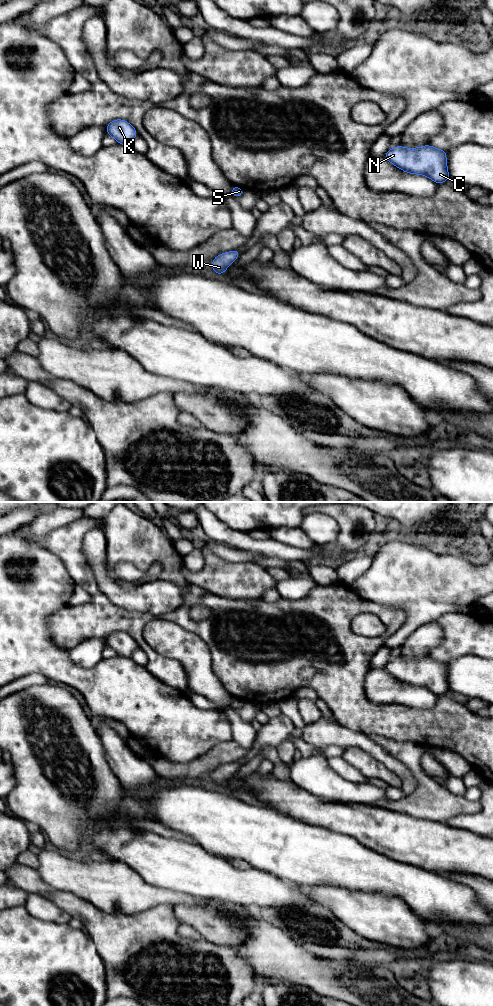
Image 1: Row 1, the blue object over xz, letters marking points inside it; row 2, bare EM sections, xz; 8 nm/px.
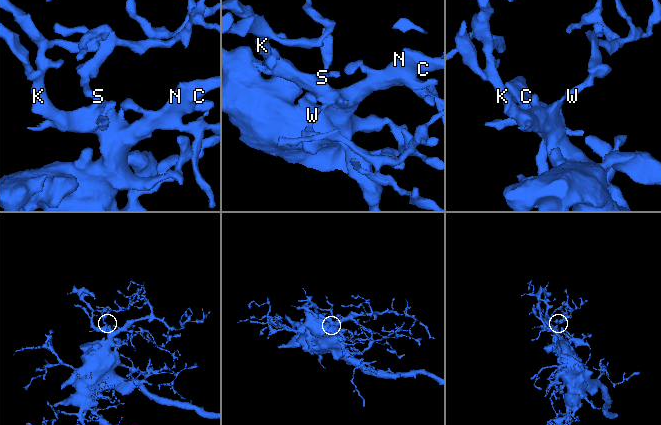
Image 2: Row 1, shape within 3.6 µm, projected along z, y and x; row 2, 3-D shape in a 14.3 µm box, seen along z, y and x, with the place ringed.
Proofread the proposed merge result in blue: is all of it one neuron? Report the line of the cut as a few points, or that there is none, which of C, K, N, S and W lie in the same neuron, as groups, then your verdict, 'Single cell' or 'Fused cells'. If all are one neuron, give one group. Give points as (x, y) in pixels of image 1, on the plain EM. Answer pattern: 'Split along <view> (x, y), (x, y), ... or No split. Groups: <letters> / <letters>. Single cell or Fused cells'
No split. Groups: C K N S W. Single cell

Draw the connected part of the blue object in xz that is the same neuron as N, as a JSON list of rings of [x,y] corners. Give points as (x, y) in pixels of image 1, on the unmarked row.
[[[428,656],[419,660],[404,660],[398,657],[388,661],[384,669],[404,684],[424,687],[437,696],[450,691],[446,662]]]

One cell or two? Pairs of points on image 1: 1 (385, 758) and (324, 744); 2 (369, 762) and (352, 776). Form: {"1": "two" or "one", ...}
{"1": "one", "2": "two"}

